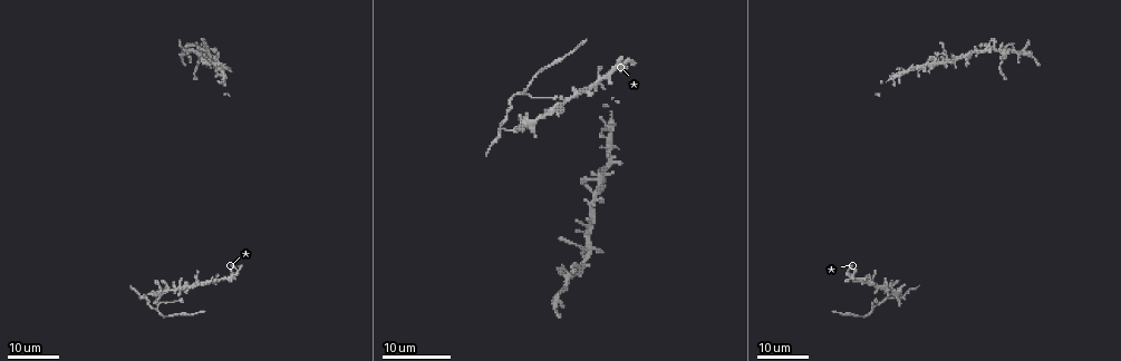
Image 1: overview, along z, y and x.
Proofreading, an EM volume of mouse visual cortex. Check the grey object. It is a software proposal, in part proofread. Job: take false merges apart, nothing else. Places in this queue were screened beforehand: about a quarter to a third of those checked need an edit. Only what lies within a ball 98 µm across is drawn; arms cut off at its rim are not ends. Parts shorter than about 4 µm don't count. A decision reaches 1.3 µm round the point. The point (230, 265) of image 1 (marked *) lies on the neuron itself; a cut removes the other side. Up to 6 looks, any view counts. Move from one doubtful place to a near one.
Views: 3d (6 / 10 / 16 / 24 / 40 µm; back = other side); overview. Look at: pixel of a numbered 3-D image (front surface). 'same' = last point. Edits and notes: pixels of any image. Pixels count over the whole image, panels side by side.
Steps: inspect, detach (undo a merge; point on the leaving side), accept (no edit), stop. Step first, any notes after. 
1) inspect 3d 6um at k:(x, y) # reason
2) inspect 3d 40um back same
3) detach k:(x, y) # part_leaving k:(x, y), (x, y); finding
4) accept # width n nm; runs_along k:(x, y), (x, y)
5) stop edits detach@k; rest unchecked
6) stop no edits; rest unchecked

inspect 3d 24um at 1:(523, 92) # arms part here

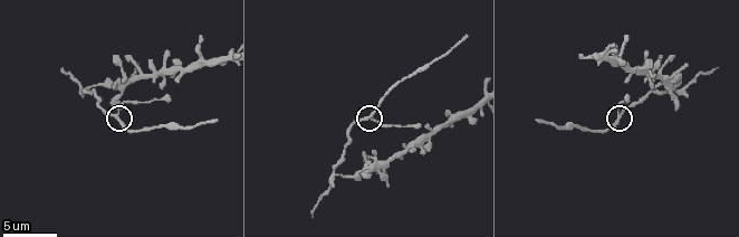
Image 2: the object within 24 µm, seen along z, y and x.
inspect 3d 6um at 2:(117, 117)

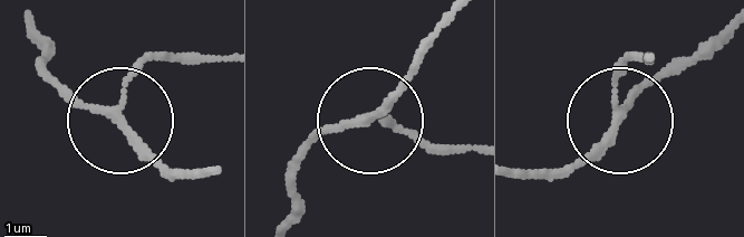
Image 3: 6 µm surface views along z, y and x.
accept # width 170 nm; runs_along 3:(28, 27), (57, 77), (110, 113), (142, 66), (171, 56); one neuron here

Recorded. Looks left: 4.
inspect 3d 10um at 2:(333, 170) # arms part here

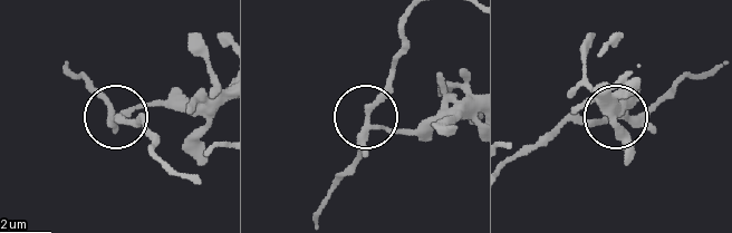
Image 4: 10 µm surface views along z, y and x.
accept # arms 3; runs_along 4:(469, 95), (404, 132), (368, 123), (353, 174); continuous, no second neuron

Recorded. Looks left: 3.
inspect 3d 16um at 1:(1007, 58) # looks like a crossing

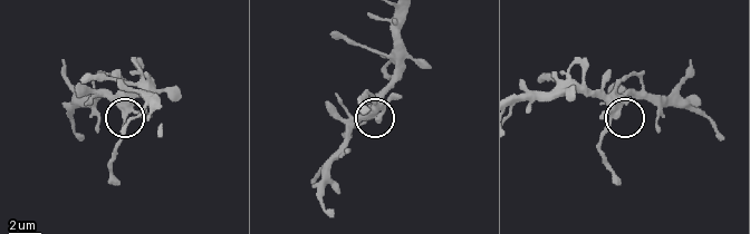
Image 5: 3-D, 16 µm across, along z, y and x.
inspect 3d 10um at 5:(122, 109)

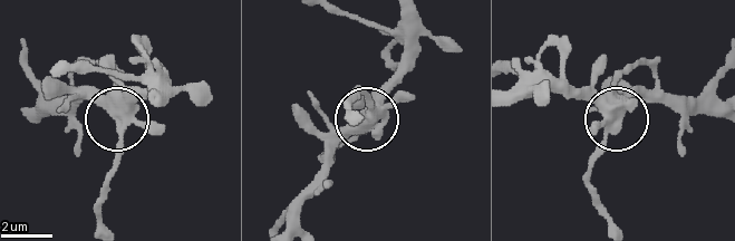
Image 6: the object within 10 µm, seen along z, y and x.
accept # arms 4; runs_along 6:(413, 17), (404, 74), (368, 119), (364, 89); all the same neuron

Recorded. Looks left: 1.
stop no edits; rest unchecked

